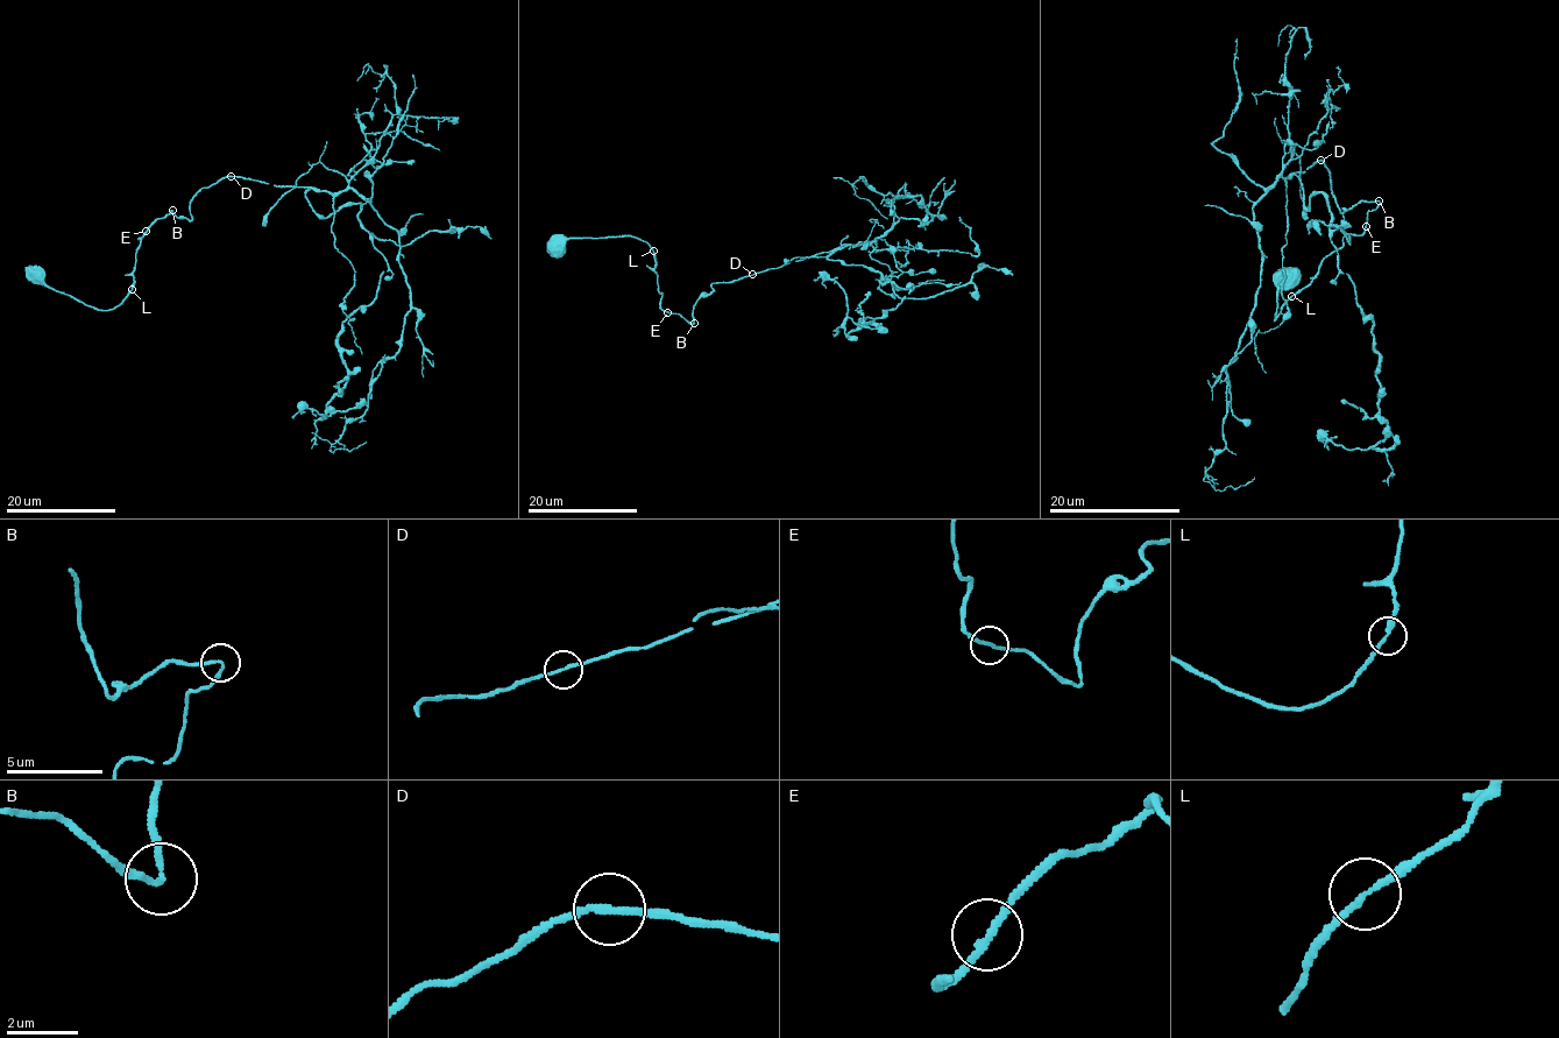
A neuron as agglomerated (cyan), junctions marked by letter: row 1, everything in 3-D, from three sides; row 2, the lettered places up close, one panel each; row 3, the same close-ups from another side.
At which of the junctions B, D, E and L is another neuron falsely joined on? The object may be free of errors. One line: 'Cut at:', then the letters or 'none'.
Cut at: none

